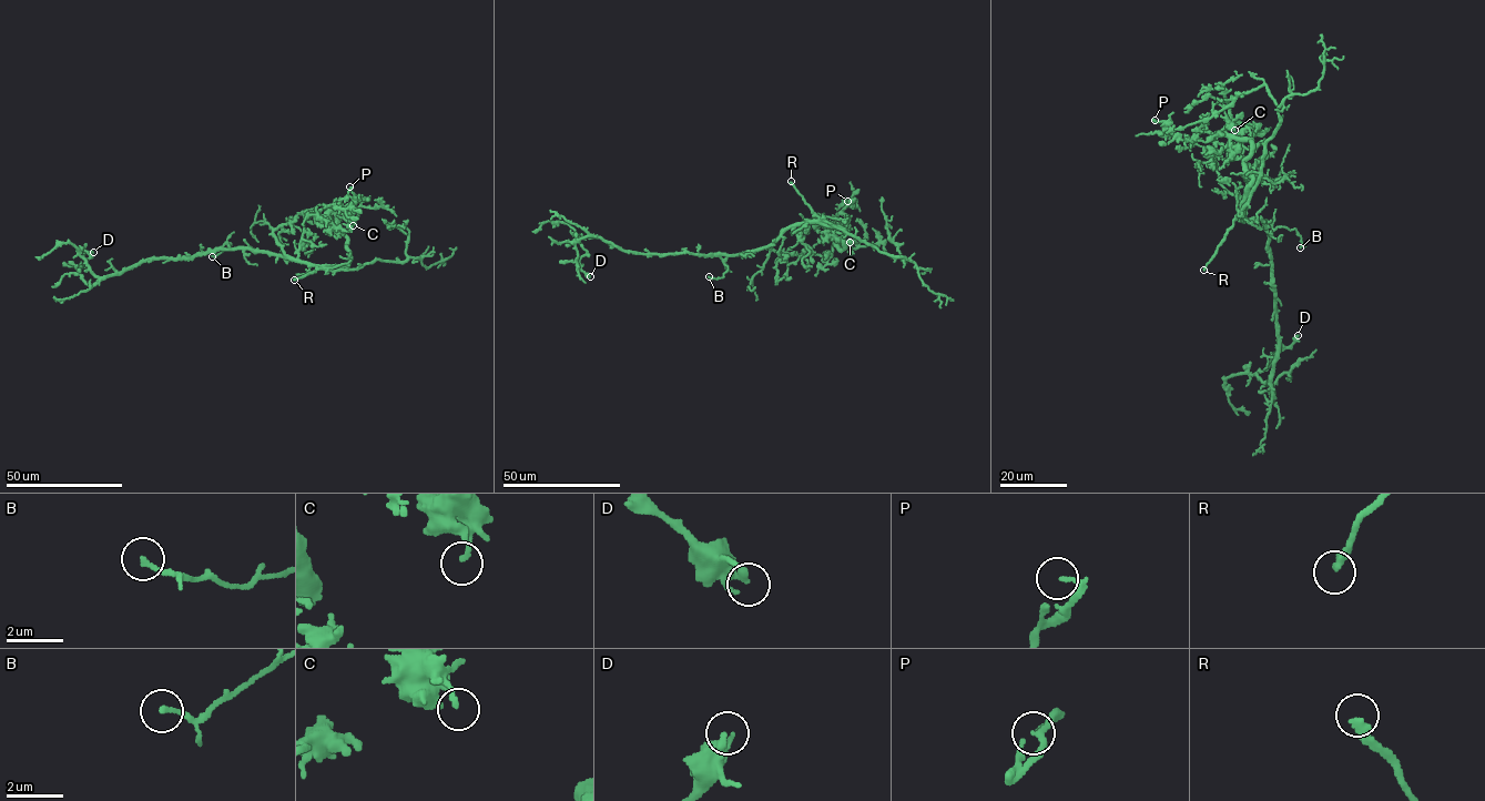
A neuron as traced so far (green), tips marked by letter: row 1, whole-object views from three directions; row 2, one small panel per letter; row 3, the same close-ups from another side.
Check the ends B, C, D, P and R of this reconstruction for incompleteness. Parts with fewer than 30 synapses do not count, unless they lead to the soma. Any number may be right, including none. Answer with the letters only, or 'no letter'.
R

